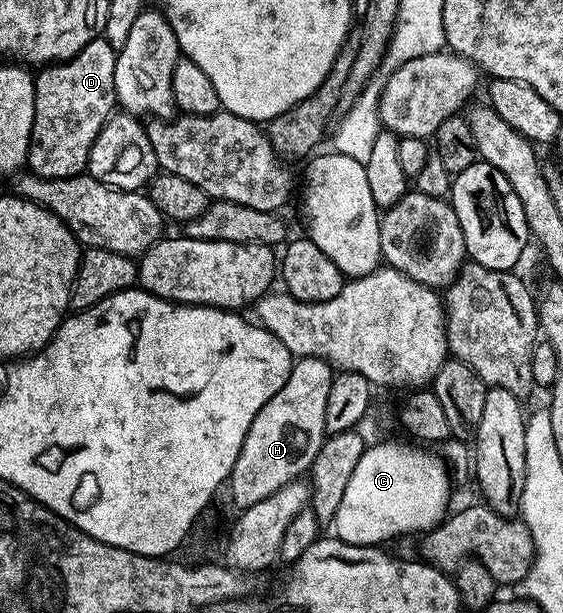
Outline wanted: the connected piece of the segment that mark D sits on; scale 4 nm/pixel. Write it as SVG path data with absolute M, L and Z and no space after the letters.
M103 36L91 40L66 62L49 64L33 83L35 120L29 141L28 169L41 178L74 178L89 164L91 144L118 105L115 92L117 51Z

